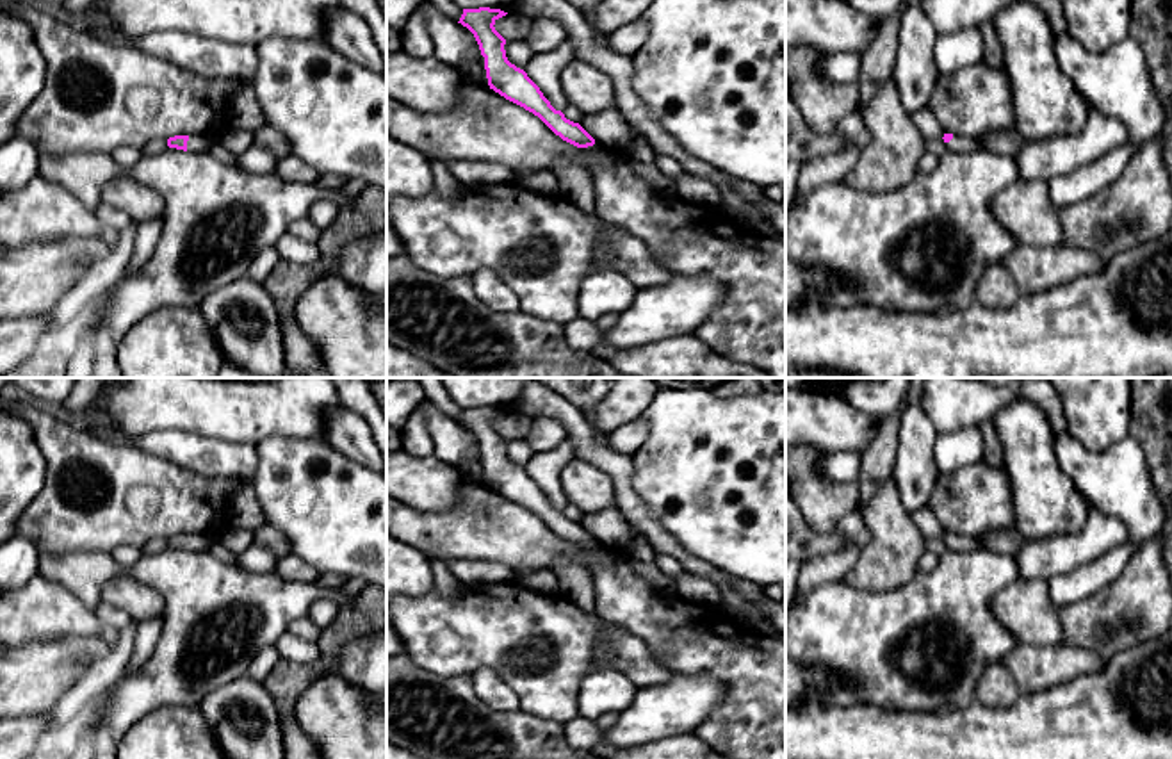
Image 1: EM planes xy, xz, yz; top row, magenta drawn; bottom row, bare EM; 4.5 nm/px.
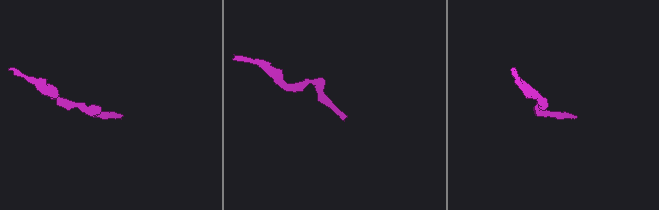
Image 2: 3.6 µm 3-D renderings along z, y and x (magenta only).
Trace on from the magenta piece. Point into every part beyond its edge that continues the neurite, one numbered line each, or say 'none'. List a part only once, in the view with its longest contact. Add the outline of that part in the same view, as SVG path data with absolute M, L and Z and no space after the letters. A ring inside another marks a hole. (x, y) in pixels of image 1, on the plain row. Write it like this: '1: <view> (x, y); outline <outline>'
1: xy (200, 542); outline M210 533L189 535L187 551L207 552L216 540Z

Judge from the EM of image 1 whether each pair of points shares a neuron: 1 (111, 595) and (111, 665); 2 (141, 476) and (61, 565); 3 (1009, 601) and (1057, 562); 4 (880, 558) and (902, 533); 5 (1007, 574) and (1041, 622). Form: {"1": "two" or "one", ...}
{"1": "two", "2": "two", "3": "two", "4": "one", "5": "two"}

